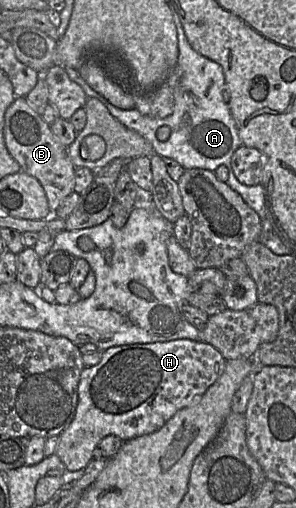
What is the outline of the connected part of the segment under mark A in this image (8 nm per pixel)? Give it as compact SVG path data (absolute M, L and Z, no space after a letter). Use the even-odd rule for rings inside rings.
M185 32L178 38L179 82L174 90L173 112L165 118L154 118L141 114L137 109L119 109L94 91L89 84L78 84L88 98L97 98L127 128L139 133L153 147L154 153L178 162L185 170L202 168L215 171L219 166L228 168L226 184L238 193L244 202L255 211L260 219L265 218L265 188L258 184L246 186L241 184L231 169L233 153L242 145L236 123L227 102L226 83L222 67L215 61L198 53L188 42ZM162 126L168 126L171 134L168 140L161 142L156 133Z

